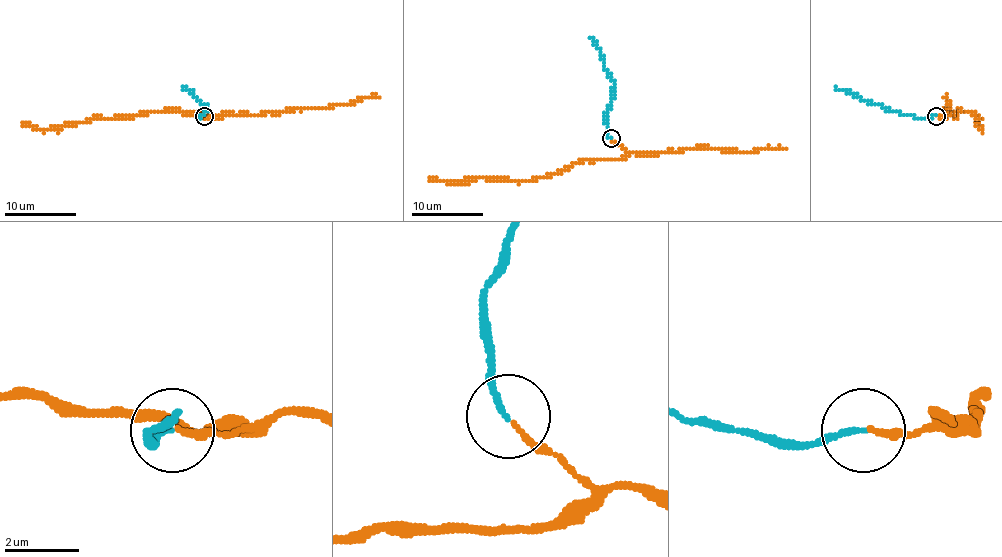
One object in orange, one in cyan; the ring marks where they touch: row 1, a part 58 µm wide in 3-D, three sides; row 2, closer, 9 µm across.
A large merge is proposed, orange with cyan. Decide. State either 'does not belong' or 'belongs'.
belongs

